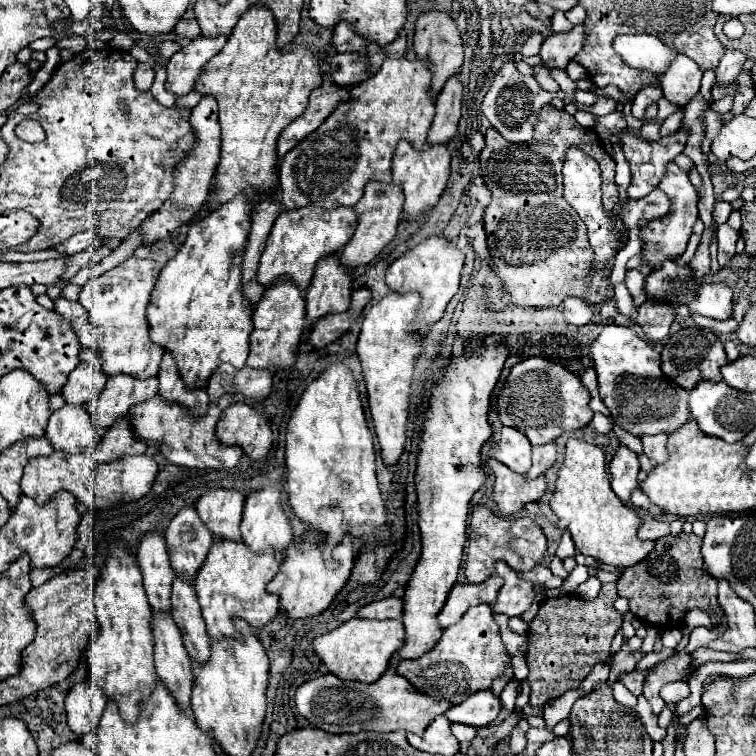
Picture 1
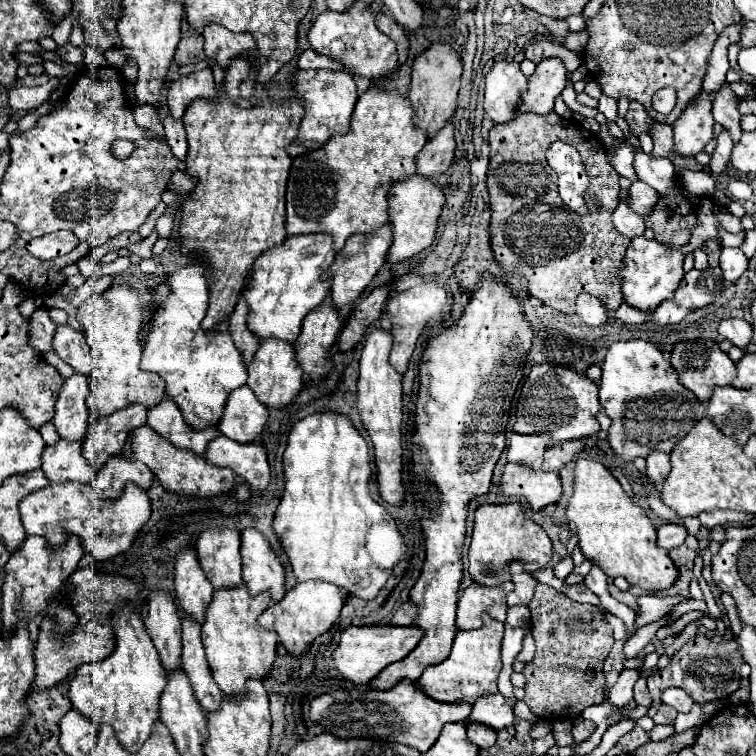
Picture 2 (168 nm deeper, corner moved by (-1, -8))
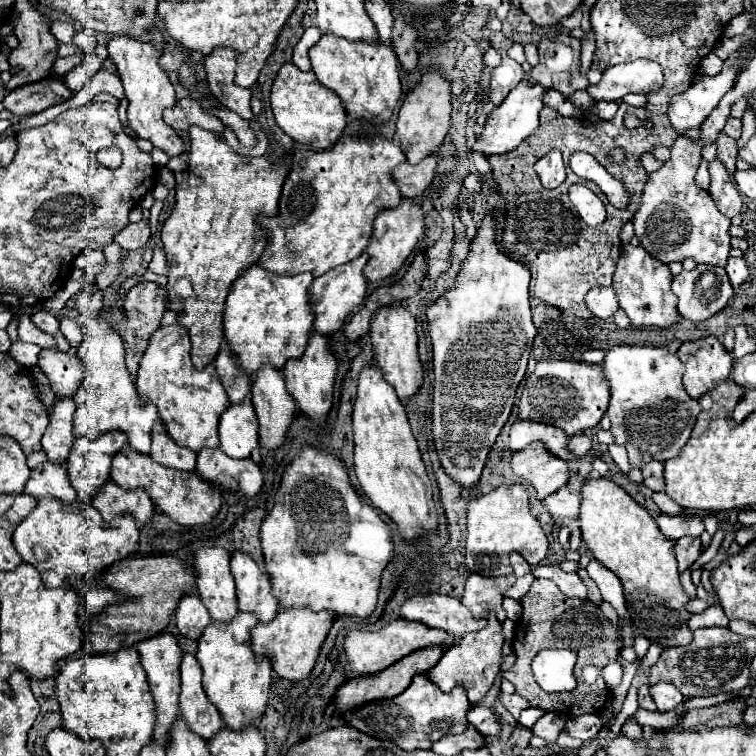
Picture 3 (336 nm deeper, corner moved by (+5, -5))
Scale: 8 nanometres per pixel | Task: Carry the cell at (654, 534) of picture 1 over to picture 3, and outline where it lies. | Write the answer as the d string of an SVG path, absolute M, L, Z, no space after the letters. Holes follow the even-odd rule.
M659 515L657 517L657 525L661 529L661 533L667 537L667 539L681 539L683 535L693 535L693 537L699 537L705 527L703 527L703 521L699 517L695 519L681 519L681 517L671 517L671 515Z

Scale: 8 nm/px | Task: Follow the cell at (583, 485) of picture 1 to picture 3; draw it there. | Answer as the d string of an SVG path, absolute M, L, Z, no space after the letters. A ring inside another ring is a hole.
M599 477L585 481L581 487L579 521L585 547L601 565L621 579L635 627L651 641L665 647L687 645L693 639L693 633L687 629L689 613L685 611L689 597L679 583L677 561L673 555L675 543L661 535L653 517L637 505L625 489Z

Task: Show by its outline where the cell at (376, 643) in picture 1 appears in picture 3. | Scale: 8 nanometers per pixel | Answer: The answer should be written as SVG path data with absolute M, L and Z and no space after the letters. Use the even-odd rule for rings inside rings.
M395 619L389 625L385 625L379 631L361 631L361 629L353 629L349 631L349 635L345 637L345 655L347 655L347 663L351 667L353 673L359 675L369 675L369 673L377 673L383 671L385 667L393 665L395 661L403 659L405 655L429 647L429 645L445 645L449 647L453 643L453 639L443 631L443 629L433 629L427 627L423 623L417 621L407 621L407 619Z

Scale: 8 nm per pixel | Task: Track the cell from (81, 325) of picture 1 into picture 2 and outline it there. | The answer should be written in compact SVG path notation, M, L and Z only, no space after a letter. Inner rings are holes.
M63 324L53 334L53 350L61 360L65 360L75 370L75 374L91 376L95 360L87 348L85 334L75 332L67 324Z

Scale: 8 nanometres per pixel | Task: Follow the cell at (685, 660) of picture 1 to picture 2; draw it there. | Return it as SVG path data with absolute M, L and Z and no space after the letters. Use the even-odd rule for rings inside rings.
M697 634L693 640L689 640L681 650L675 652L671 658L669 666L661 672L655 672L647 678L647 688L653 698L659 698L661 692L669 686L683 688L695 702L713 702L727 698L739 688L741 680L741 666L743 666L743 656L737 648L735 640L729 642L713 642L705 634Z

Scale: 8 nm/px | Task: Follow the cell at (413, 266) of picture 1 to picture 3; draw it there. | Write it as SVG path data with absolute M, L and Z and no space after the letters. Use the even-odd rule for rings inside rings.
M393 303L393 305L387 305L373 315L371 333L369 333L371 343L373 343L375 361L381 367L385 381L395 387L395 391L403 403L413 393L417 393L417 389L421 385L421 371L423 369L419 363L419 355L417 355L417 331L415 331L415 327L417 327L417 321L411 315L411 311L401 303Z

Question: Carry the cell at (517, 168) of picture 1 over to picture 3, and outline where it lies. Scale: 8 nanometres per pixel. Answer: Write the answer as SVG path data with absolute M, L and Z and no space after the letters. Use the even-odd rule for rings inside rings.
M625 102L620 103L616 116L611 121L601 121L599 131L595 131L594 124L587 121L586 115L584 119L583 117L581 119L563 117L557 111L543 107L541 125L533 135L529 135L511 153L489 157L489 163L493 167L493 179L497 183L497 191L505 199L505 223L503 223L503 233L501 233L501 247L505 247L505 251L513 253L521 263L525 263L531 269L533 295L537 299L541 299L547 305L557 307L562 312L569 312L579 317L589 317L583 295L593 287L611 285L615 263L621 253L622 244L619 238L621 225L633 219L641 202L641 191L647 179L647 171L641 169L641 165L637 163L637 157L641 157L641 153L645 151L651 151L659 143L671 147L675 139L677 139L677 133L671 129L667 115L649 115L645 109L632 108ZM631 112L635 113L641 121L653 123L653 129L639 125L635 131L627 131L623 122L625 115ZM615 145L621 145L625 153L629 153L623 163L613 163L607 157L609 149ZM553 147L563 151L566 180L556 189L545 189L533 165L539 157L543 157ZM575 151L591 153L597 161L601 161L601 165L606 165L606 170L611 176L627 187L631 199L629 199L629 207L626 210L615 209L607 201L607 197L597 189L595 183L585 181L571 171L569 157ZM575 183L583 183L599 195L603 205L607 207L605 223L597 227L585 227L581 221L573 221L573 205L568 198L568 189Z

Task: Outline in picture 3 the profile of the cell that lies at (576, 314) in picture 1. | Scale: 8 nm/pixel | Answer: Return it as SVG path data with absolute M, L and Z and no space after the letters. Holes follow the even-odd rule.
M595 287L591 289L585 295L585 303L587 303L589 313L593 317L599 317L599 319L607 319L619 309L619 303L617 303L617 297L615 297L615 291L612 287Z

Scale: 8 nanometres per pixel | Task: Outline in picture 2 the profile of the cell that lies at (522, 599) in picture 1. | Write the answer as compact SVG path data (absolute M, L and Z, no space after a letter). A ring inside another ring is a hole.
M515 560L511 564L511 580L515 584L515 590L507 596L507 604L509 606L517 606L517 604L529 604L531 598L533 598L533 592L535 592L535 586L537 586L537 580L533 578L533 574L525 572L523 564L519 560Z

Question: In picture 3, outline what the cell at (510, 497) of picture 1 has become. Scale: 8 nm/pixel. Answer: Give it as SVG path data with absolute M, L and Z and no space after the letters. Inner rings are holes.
M533 443L513 453L511 469L517 477L535 487L537 499L545 499L547 495L559 491L569 479L567 463L551 455L541 443Z

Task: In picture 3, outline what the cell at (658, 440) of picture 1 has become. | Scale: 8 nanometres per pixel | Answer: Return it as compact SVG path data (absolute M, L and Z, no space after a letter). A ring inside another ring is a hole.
M649 461L649 465L641 467L643 471L643 483L653 489L653 491L663 491L665 481L663 481L663 463L661 461Z

